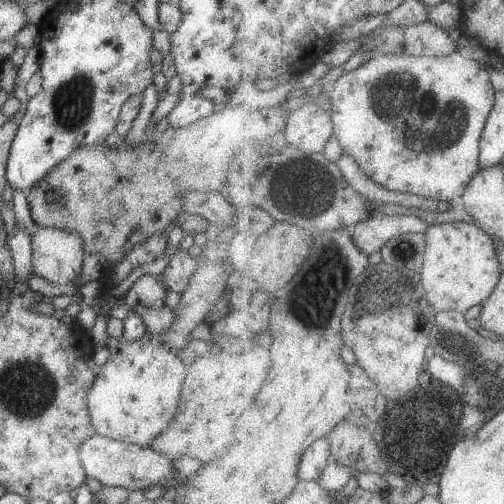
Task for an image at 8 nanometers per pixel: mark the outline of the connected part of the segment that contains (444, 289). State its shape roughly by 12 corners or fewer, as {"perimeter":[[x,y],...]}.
{"perimeter":[[449,217],[427,232],[438,311],[484,305],[503,277],[493,236]]}

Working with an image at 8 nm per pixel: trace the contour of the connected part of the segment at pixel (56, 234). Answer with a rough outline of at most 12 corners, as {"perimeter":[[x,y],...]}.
{"perimeter":[[40,227],[35,274],[68,284],[85,257],[80,235]]}

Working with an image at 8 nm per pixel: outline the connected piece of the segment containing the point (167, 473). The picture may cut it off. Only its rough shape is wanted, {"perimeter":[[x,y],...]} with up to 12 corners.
{"perimeter":[[94,435],[79,459],[88,479],[142,490],[176,488],[164,454]]}

